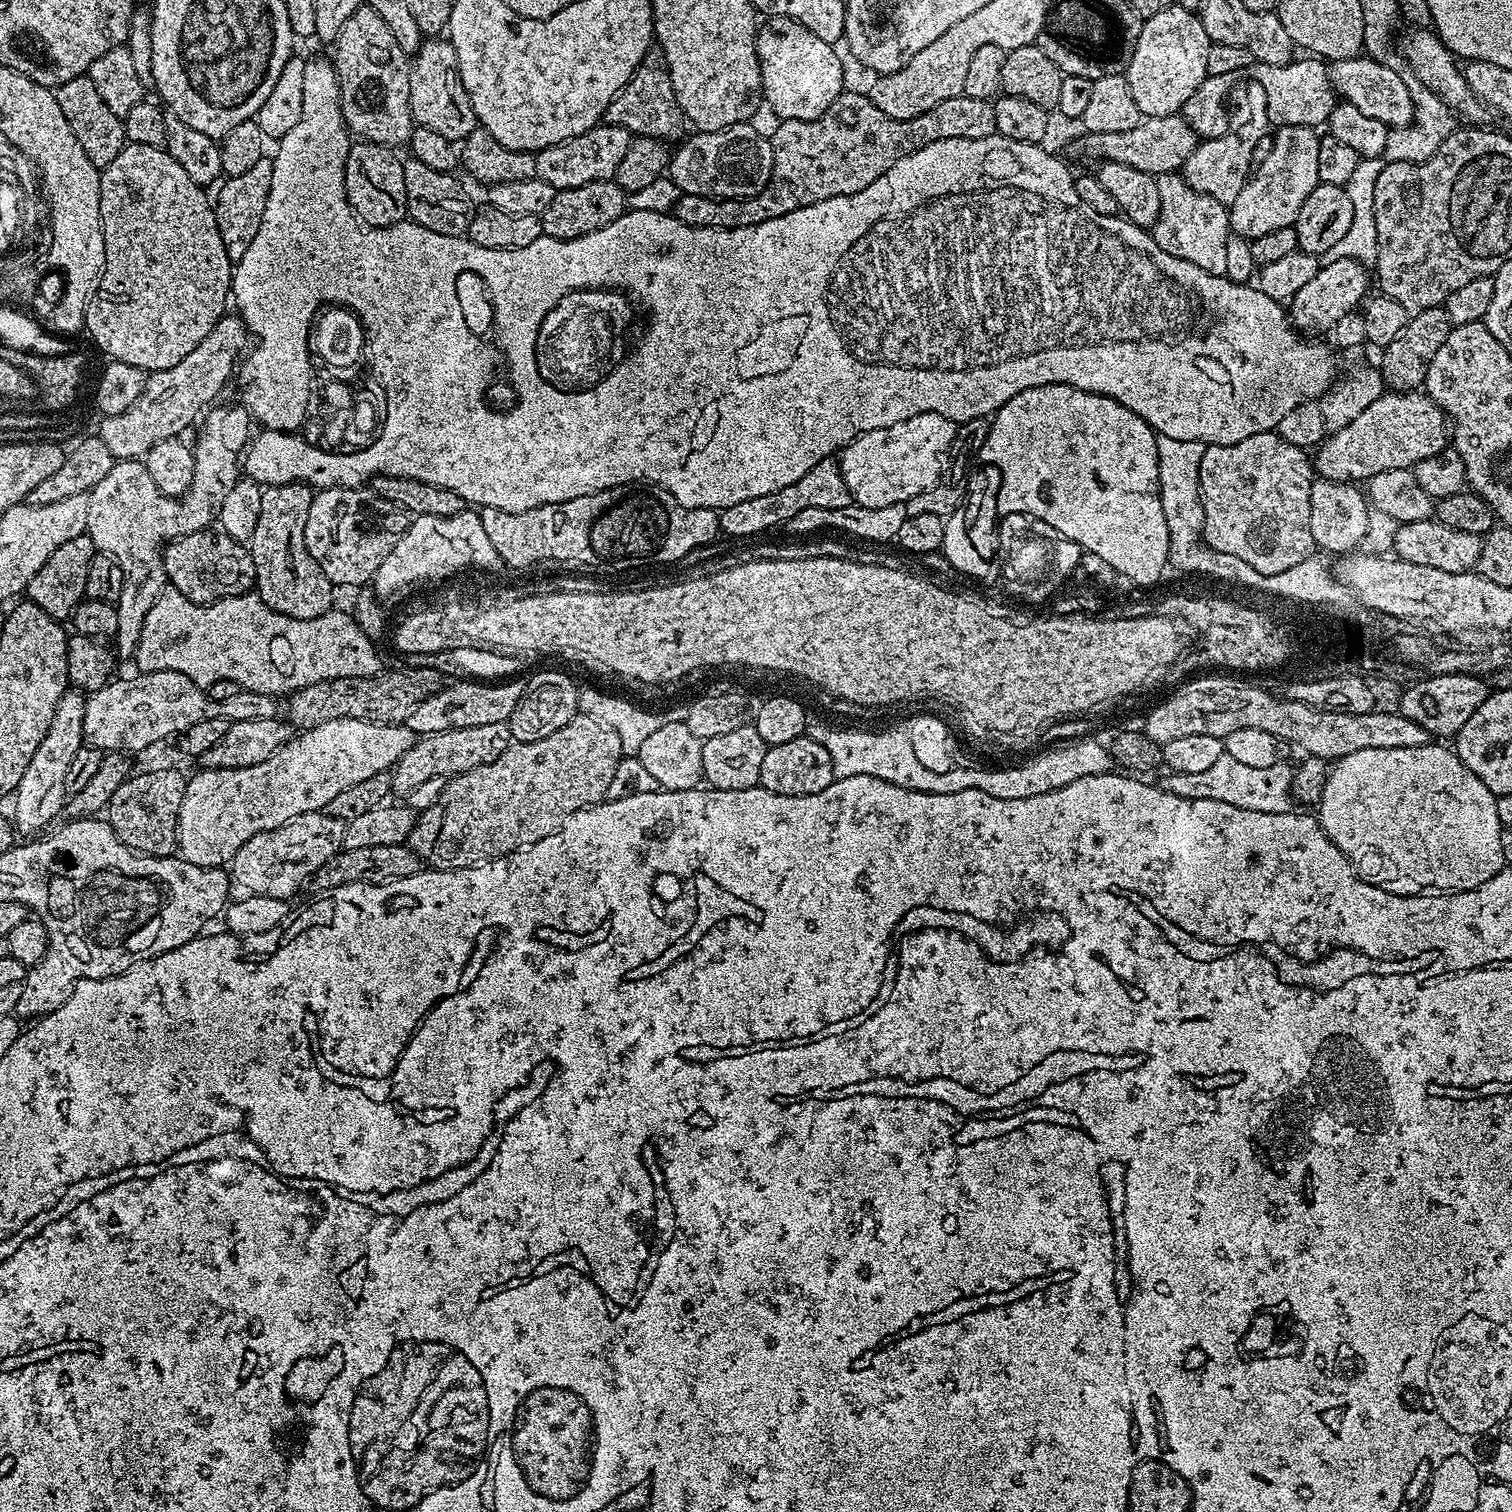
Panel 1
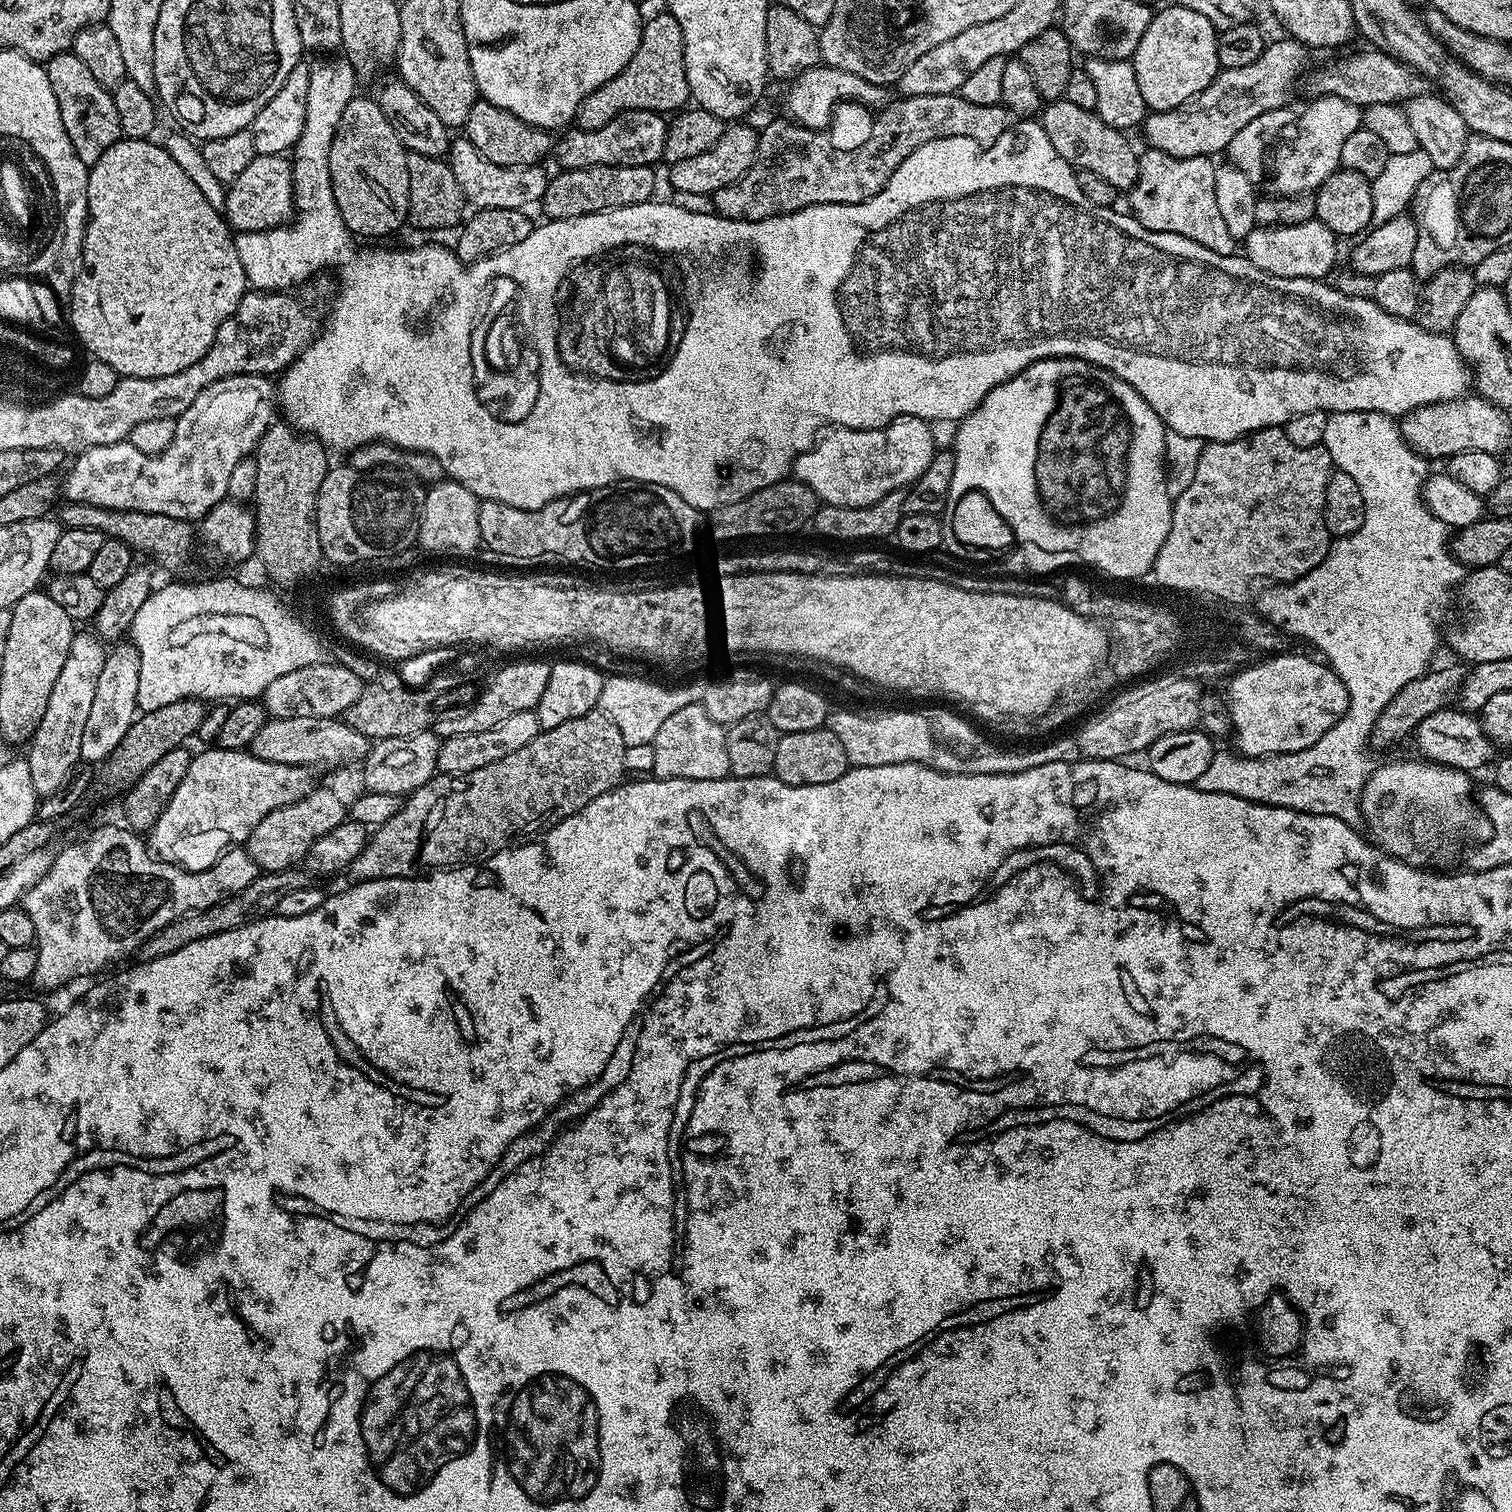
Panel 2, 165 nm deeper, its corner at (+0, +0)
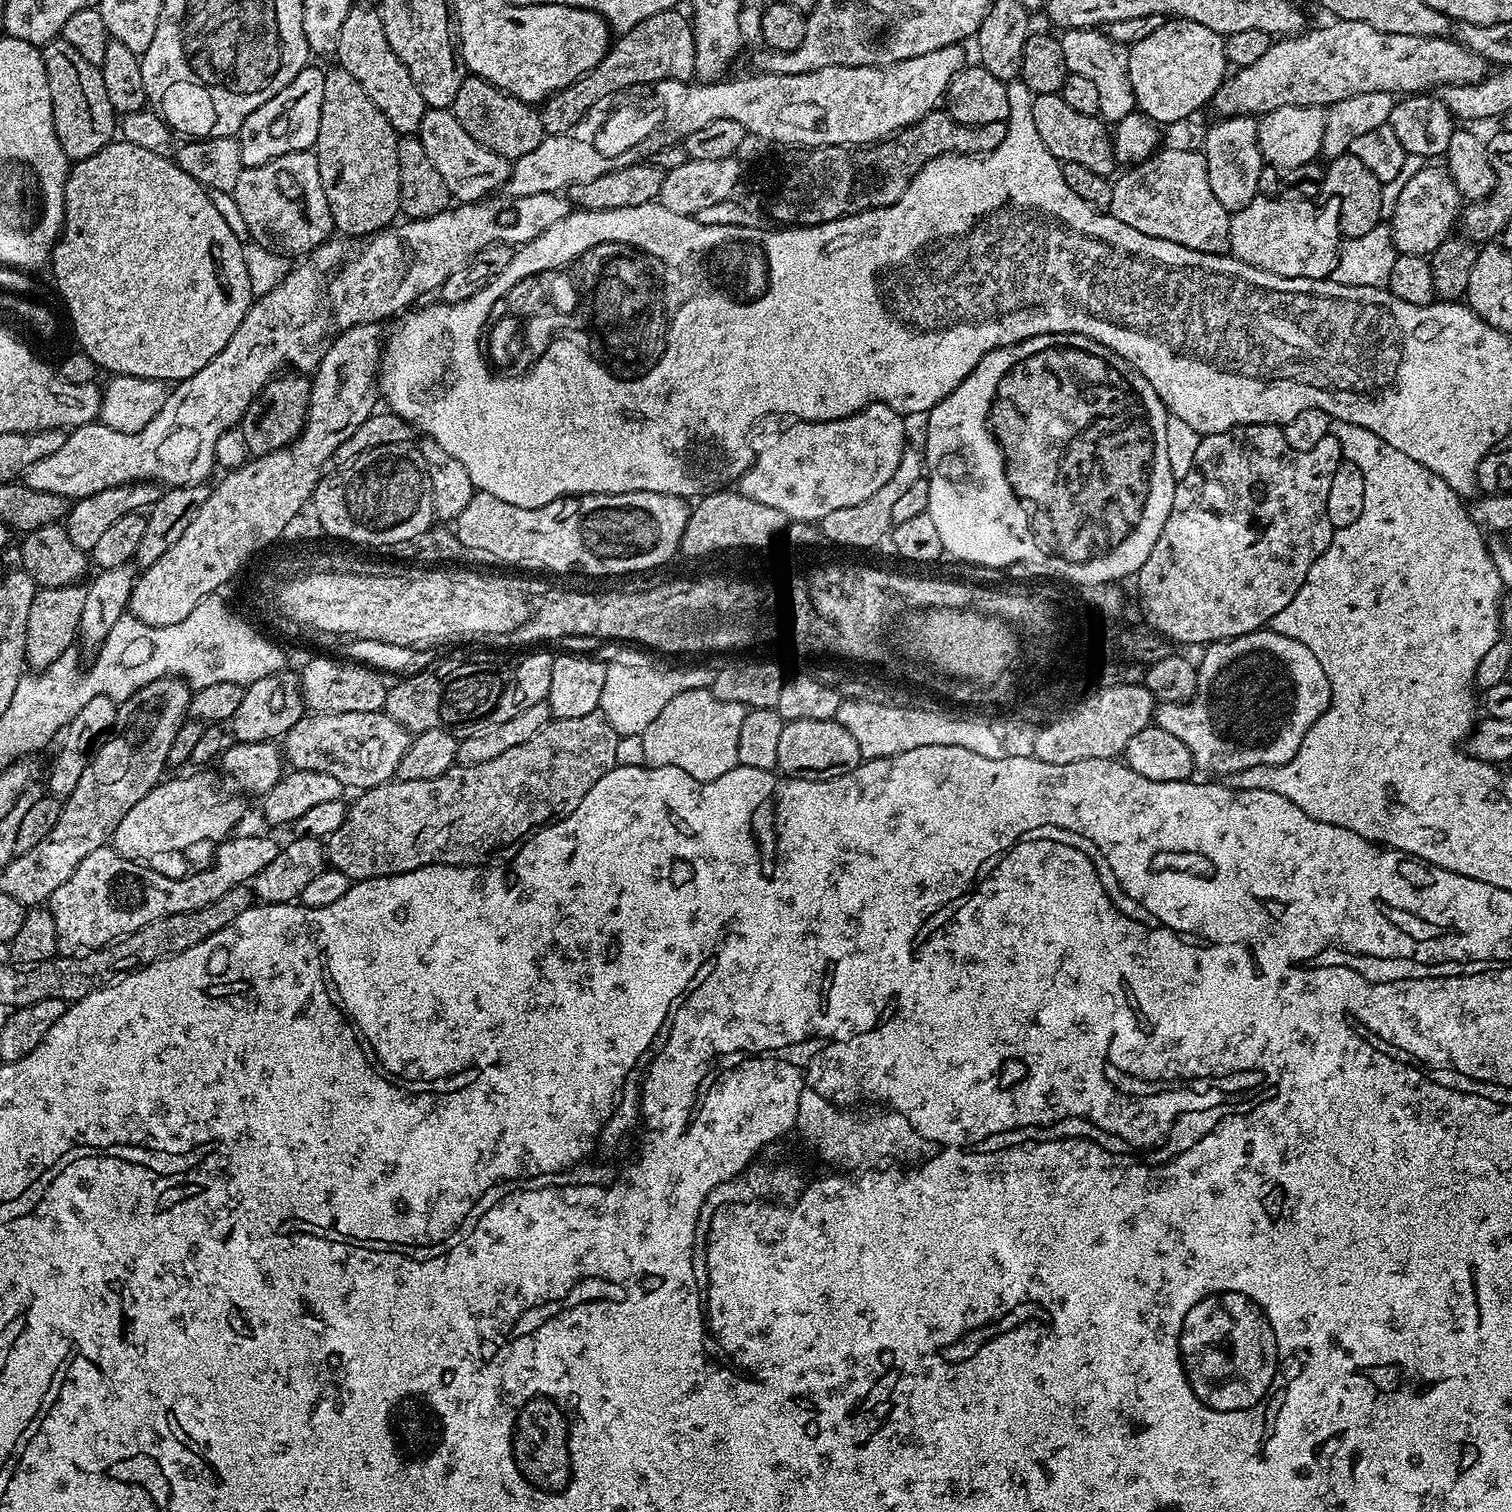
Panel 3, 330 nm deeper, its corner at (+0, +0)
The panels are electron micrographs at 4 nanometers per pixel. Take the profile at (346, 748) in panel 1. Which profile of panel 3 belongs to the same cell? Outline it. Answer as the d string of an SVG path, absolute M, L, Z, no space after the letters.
M200 770L197 776L180 776L177 780L161 779L132 809L118 822L110 844L116 853L127 860L151 861L151 856L164 856L167 852L180 852L207 840L219 842L233 835L236 823L244 816L245 801L223 796L216 784Z

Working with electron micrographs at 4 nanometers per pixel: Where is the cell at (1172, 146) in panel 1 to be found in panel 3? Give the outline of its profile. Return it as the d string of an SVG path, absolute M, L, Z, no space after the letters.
M1333 19L1328 23L1332 24L1326 25L1325 28L1309 27L1299 36L1273 39L1270 50L1266 50L1266 54L1262 54L1258 62L1235 69L1220 83L1220 89L1212 95L1210 108L1217 112L1215 115L1220 118L1226 116L1259 118L1264 113L1278 110L1282 106L1315 108L1337 104L1342 102L1342 98L1354 98L1354 94L1371 92L1424 94L1429 90L1439 90L1446 84L1477 84L1490 72L1489 61L1482 59L1452 38L1386 34L1382 30L1374 30L1374 26L1366 26L1366 22Z

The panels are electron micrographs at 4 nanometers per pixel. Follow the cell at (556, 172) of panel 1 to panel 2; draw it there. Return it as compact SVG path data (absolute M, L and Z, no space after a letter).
M630 110L620 112L613 120L606 122L602 130L571 130L565 131L564 137L557 139L554 144L554 160L560 163L561 169L582 170L590 166L652 166L655 160L661 159L664 150L664 136L668 132L669 121L661 113L646 110Z

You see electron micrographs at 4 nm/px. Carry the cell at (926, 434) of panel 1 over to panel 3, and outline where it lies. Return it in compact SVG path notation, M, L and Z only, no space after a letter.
M871 404L854 413L853 416L838 418L837 420L798 420L793 419L785 426L781 432L776 432L773 436L764 436L760 440L760 445L755 445L752 464L744 471L743 476L738 481L738 491L746 498L754 502L760 502L762 506L770 506L770 510L778 510L782 515L788 517L789 521L813 521L818 522L826 518L826 514L834 514L834 510L846 510L850 506L858 506L858 502L866 502L870 494L875 494L881 486L886 486L890 478L894 478L894 470L898 470L898 462L902 462L902 454L906 447L904 441L904 420L905 417L899 412L895 412L890 406L885 404Z

